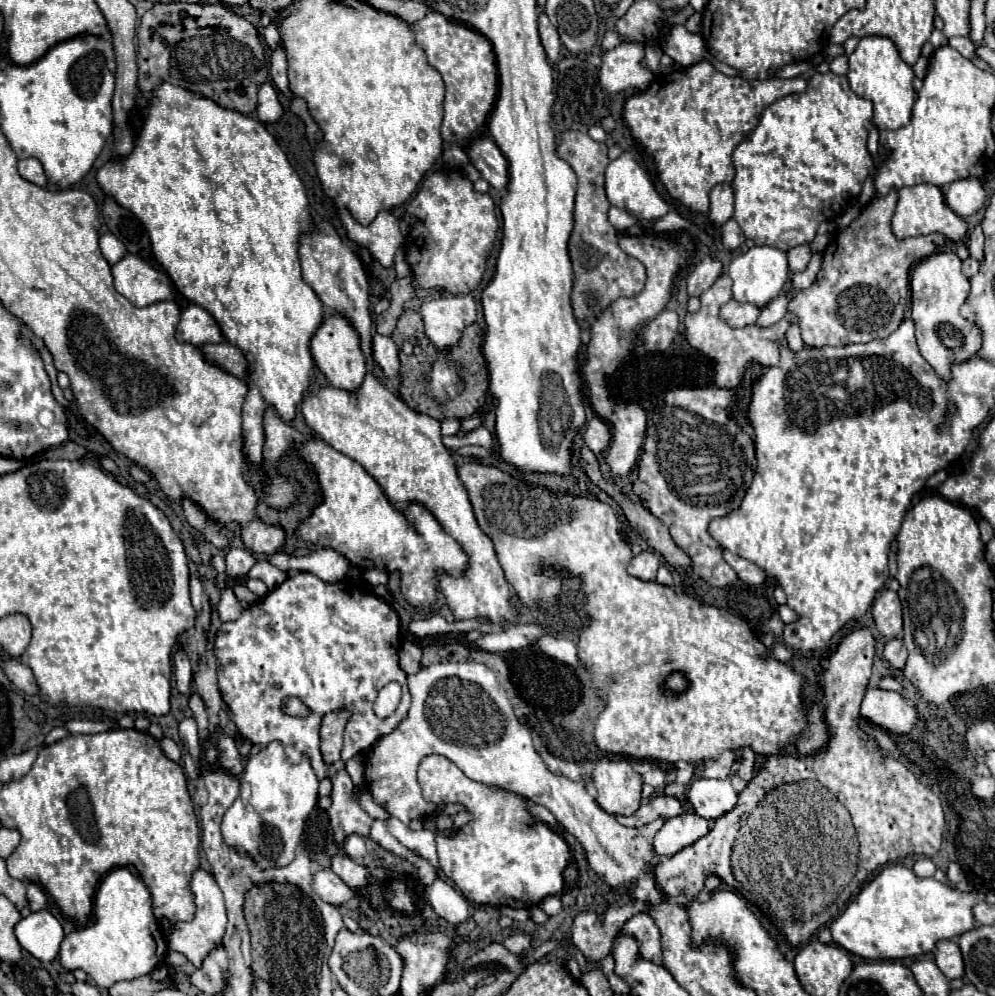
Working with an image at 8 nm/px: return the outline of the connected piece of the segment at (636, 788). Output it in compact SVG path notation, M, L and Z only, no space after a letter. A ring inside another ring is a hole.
M599 759L591 773L597 791L597 805L611 815L633 815L641 805L641 775L633 771L631 761Z

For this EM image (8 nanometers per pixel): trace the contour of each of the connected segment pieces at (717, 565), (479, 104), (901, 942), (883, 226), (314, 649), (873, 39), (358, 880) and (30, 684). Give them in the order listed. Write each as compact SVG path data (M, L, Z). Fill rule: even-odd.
M681 387L665 393L663 403L657 405L651 415L639 461L639 477L633 483L635 495L639 495L647 509L667 525L673 541L691 557L693 577L703 579L709 587L727 587L737 581L737 573L725 563L723 547L711 537L707 525L715 517L725 517L739 509L755 475L755 441L731 419L733 405L735 389Z
M427 13L421 21L413 23L413 33L415 33L415 41L417 45L423 49L427 63L433 65L443 81L445 81L445 99L443 99L443 125L441 125L441 137L449 143L461 143L465 139L469 139L489 117L495 97L497 97L497 65L495 65L495 53L491 43L477 31L461 25L461 23L451 23L449 19L445 19L439 13Z
M889 865L885 867L871 883L867 883L853 903L843 911L841 917L837 917L831 923L831 935L837 945L847 949L853 955L859 955L863 959L907 959L907 957L919 957L923 953L931 953L937 945L937 941L943 939L955 939L963 935L965 931L971 931L975 927L975 915L973 907L979 903L977 891L959 891L949 885L943 885L929 879L919 879L915 873L903 865Z
M895 189L885 197L875 195L873 201L861 209L859 217L831 239L823 251L823 263L815 283L791 299L789 311L799 317L801 337L807 347L869 343L889 337L903 321L905 309L911 303L911 269L929 255L943 251L947 237L929 233L903 241L895 239L891 233L895 201Z
M299 571L295 577L285 579L283 585L279 585L277 589L273 589L273 591L271 591L269 595L265 595L261 601L257 601L255 605L251 605L249 609L245 609L243 615L241 615L239 619L235 619L235 621L227 621L227 623L221 623L221 627L219 627L219 631L217 631L217 639L215 639L217 683L219 683L219 689L221 689L223 701L225 701L227 707L229 707L229 717L235 721L237 729L241 731L241 735L243 735L245 739L249 739L251 743L257 743L257 745L261 745L261 747L267 747L271 741L277 741L277 739L279 739L279 741L283 743L285 753L287 753L287 759L289 759L291 763L295 763L301 755L307 755L307 757L311 759L311 765L313 765L317 777L319 777L319 779L325 779L325 777L329 777L331 773L335 773L337 769L343 769L343 767L345 767L345 761L347 761L349 757L357 755L359 751L369 749L369 747L371 747L379 737L383 737L383 735L387 735L389 731L393 731L393 729L397 727L397 723L405 717L405 713L407 713L407 709L409 709L409 703L411 703L411 697L409 697L409 691L407 691L405 673L403 673L401 667L399 667L397 645L399 645L399 617L397 617L397 613L395 613L395 611L393 611L385 601L381 601L381 599L375 597L375 595L361 593L359 589L355 589L355 587L343 583L343 581L339 581L339 583L325 583L325 581L321 581L321 579L319 579L317 575L313 575L313 573ZM391 681L397 681L397 683L403 687L401 703L399 703L397 711L395 711L391 717L381 719L381 717L375 715L375 711L373 711L373 703L375 703L375 697L377 697L379 689L385 687L385 685L391 683ZM289 695L299 697L299 699L301 699L301 701L311 709L311 715L305 717L305 719L283 715L283 711L281 711L281 703L283 703L283 699L289 697ZM341 707L349 707L349 709L353 711L353 715L351 715L351 719L347 721L347 727L345 727L345 735L343 735L343 737L345 737L345 745L343 745L343 751L341 751L341 759L339 759L337 763L333 763L333 765L327 765L327 763L321 759L321 749L319 749L319 727L321 727L321 717L323 717L325 713L329 713L329 711L341 709Z
M867 35L859 39L859 45L849 55L847 79L851 89L873 101L873 123L879 129L899 129L909 125L915 103L913 69L901 59L895 43L881 35Z
M341 855L333 857L331 869L333 869L347 885L351 885L351 887L355 887L355 889L357 889L357 887L363 887L365 881L367 881L367 869L361 867L361 865L357 865L357 863L351 861L349 857L341 857Z
M3 661L3 669L5 669L5 675L11 679L11 683L19 691L23 691L27 695L39 695L39 687L37 687L35 675L27 665L17 663L17 661Z

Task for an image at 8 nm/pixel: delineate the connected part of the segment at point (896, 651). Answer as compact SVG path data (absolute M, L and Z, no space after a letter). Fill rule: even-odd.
M891 639L883 649L883 657L891 663L891 667L903 669L907 663L907 651L905 651L901 639Z

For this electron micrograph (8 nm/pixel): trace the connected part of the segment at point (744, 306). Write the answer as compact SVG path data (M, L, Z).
M731 299L723 309L721 309L721 317L735 327L747 327L747 325L755 325L759 319L761 307L757 307L755 303L741 303Z

